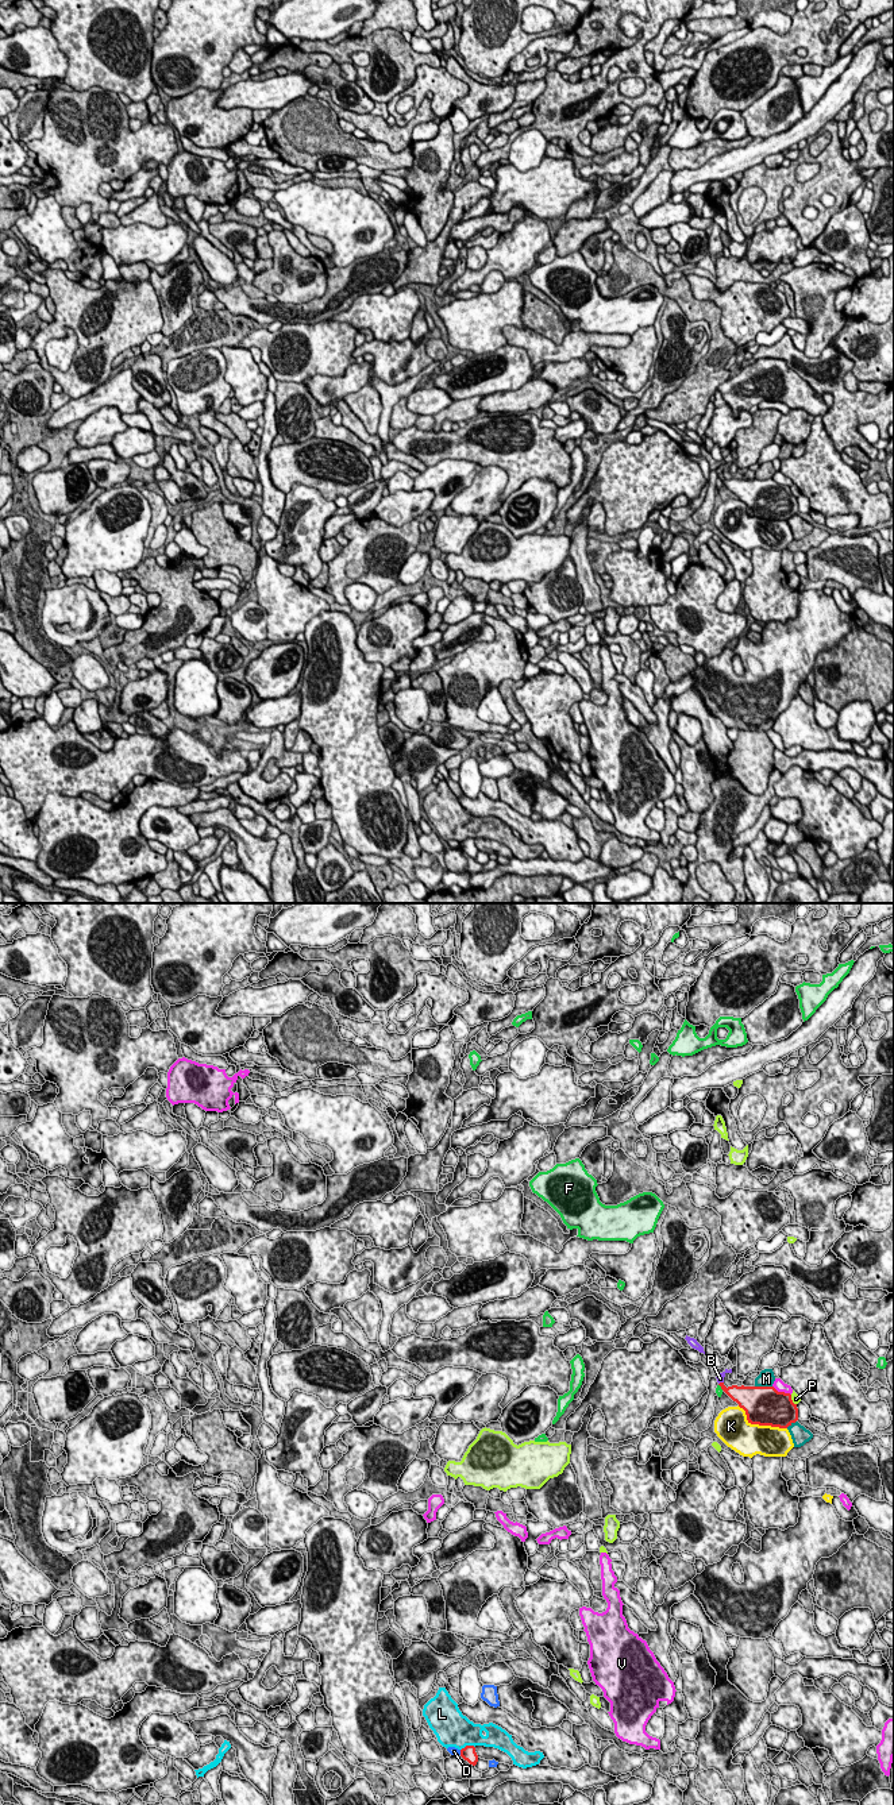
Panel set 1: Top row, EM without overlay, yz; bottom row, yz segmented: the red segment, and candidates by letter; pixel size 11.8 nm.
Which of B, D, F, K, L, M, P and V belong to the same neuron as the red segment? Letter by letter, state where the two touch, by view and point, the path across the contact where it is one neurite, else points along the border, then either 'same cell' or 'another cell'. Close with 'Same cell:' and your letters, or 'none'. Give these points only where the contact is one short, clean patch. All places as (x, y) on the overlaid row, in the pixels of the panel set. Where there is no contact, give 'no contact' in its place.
B: contact yz (720, 1383); way yz (738, 1393), (728, 1391), (720, 1383), (720, 1379); same cell
D: contact yz (461, 1753); another cell
F: contact yz (720, 1385); another cell
K: contact yz (759, 1424); another cell
L: contact yz (467, 1746); another cell
M: contact yz (763, 1387); another cell
P: contact yz (792, 1400); another cell
V: contact yz (782, 1392); another cell
Same cell: B

